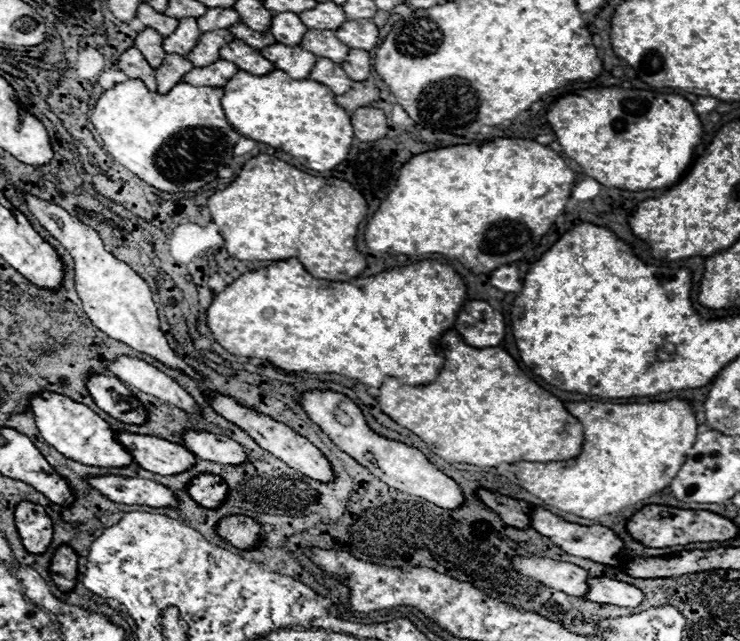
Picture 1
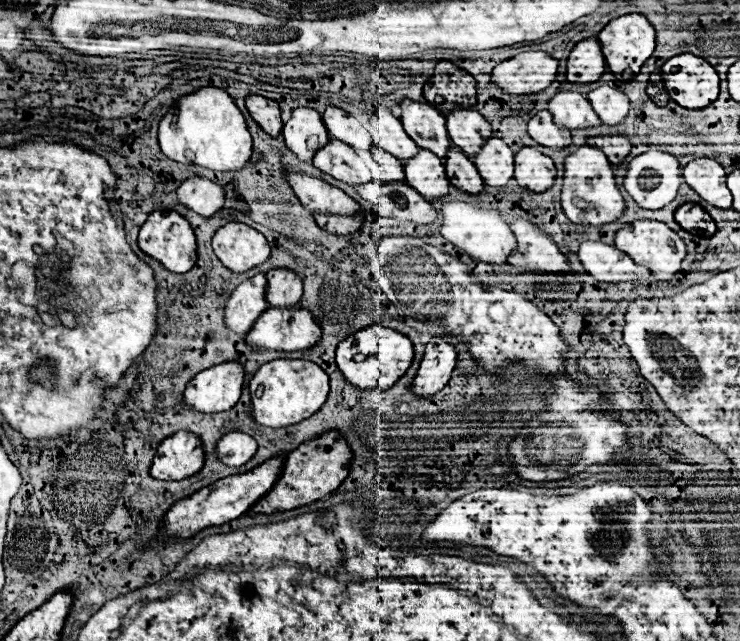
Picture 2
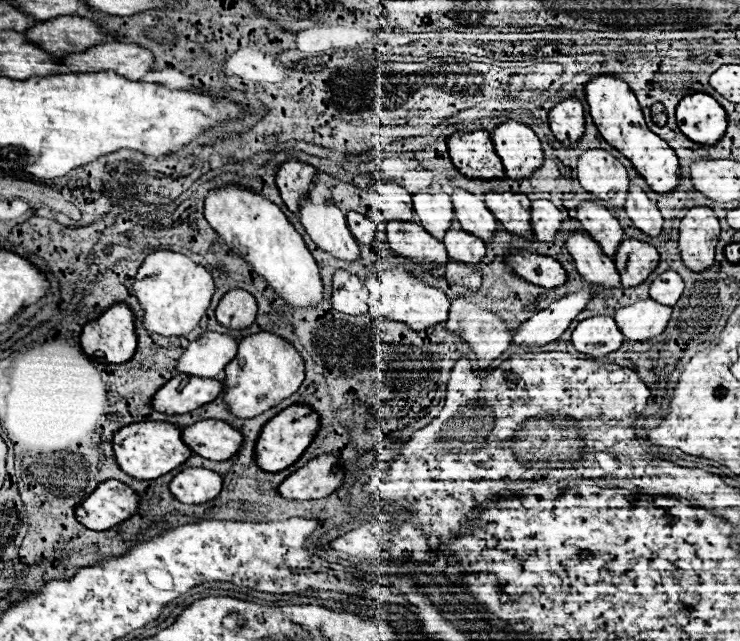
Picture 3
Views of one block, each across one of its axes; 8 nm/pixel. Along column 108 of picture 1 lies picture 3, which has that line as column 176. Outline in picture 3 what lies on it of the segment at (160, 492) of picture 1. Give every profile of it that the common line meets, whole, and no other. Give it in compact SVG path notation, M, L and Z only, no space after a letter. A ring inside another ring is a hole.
M186 468L170 482L170 492L178 502L204 504L222 490L222 476L206 468Z

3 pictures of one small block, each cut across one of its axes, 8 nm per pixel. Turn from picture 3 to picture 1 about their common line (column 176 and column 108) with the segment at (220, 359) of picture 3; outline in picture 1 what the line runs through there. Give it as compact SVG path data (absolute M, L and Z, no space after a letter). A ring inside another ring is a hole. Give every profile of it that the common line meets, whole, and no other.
M120 356L108 364L108 372L118 376L124 384L128 384L132 388L138 388L160 400L166 400L178 408L186 408L186 412L198 414L196 402L182 386L178 386L164 372L160 372L158 368L154 368L152 364L148 364L140 358Z

